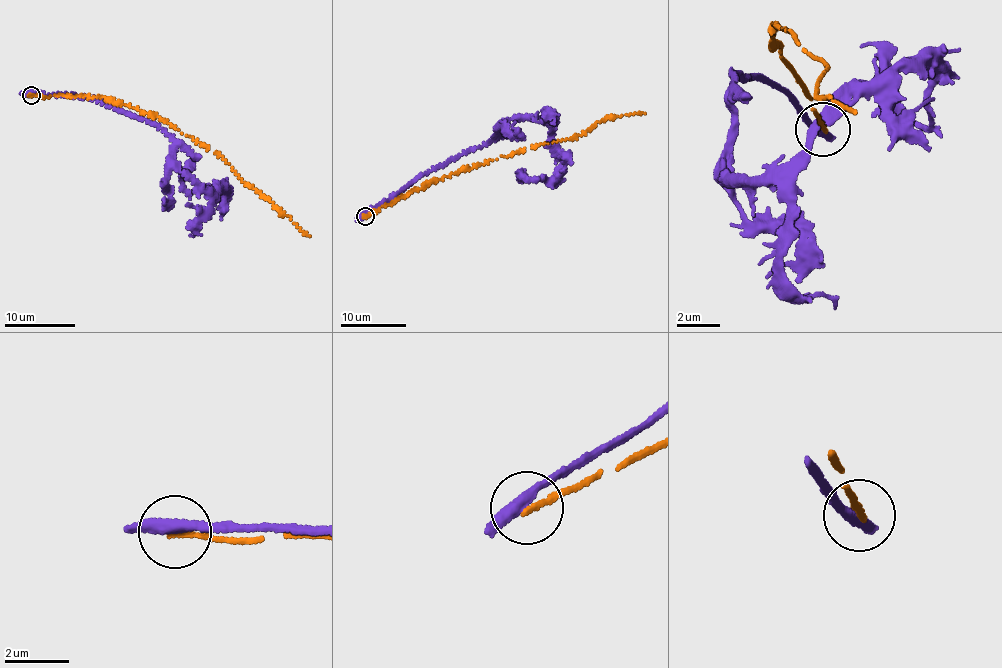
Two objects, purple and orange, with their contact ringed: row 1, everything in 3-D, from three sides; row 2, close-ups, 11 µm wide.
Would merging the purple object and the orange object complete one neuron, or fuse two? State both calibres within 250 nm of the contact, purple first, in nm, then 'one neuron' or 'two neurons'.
360/180 nm | two neurons

